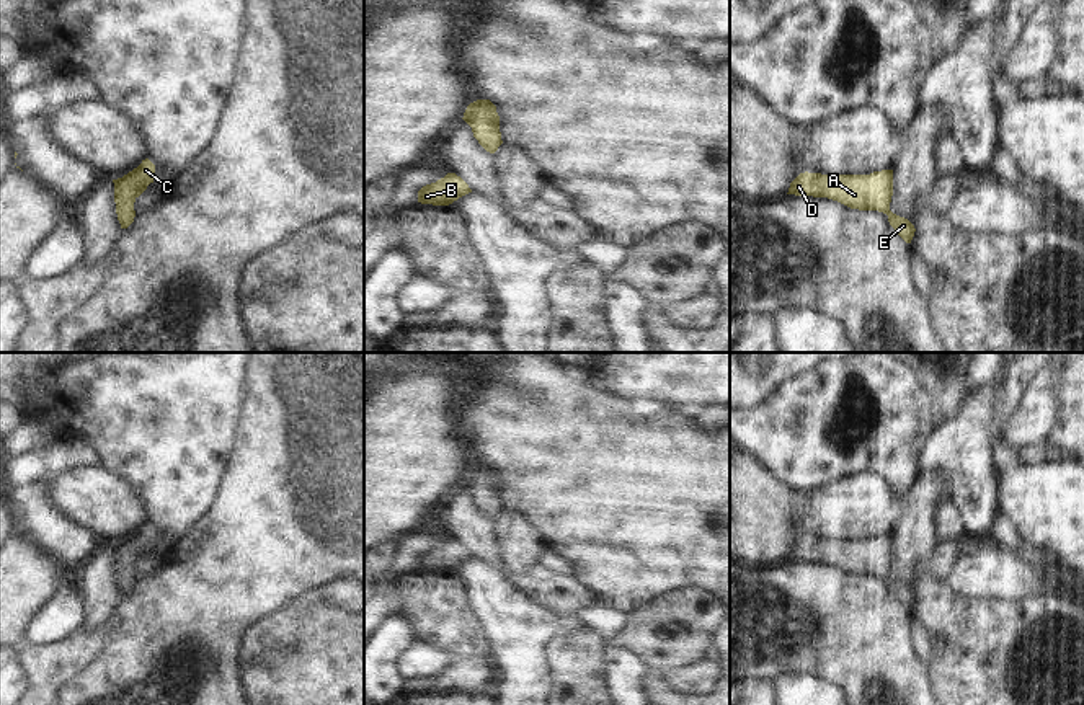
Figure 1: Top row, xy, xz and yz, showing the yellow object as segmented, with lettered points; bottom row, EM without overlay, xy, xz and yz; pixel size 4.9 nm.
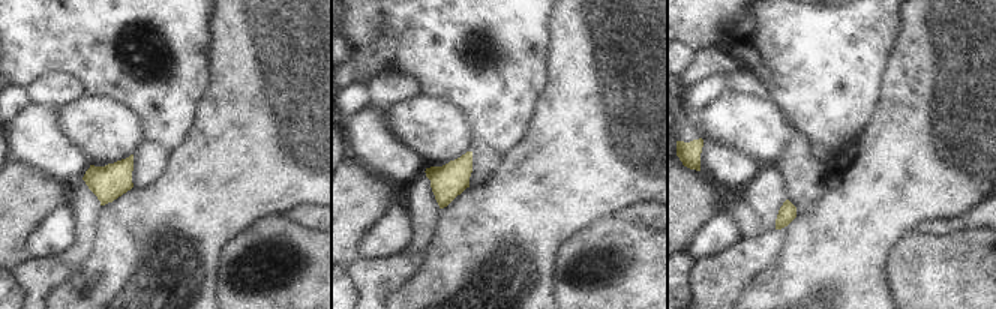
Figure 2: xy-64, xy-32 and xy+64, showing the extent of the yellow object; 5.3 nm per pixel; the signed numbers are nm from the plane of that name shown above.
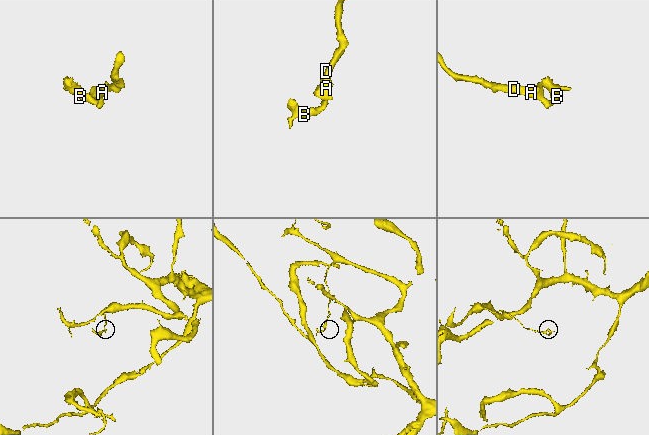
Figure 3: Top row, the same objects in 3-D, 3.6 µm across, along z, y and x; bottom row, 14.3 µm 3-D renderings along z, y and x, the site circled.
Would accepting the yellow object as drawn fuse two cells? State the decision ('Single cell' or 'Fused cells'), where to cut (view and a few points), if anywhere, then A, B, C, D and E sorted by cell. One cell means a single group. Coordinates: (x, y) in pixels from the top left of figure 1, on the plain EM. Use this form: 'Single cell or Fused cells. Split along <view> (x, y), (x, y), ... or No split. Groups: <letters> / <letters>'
Single cell. No split. Groups: A B C D E.

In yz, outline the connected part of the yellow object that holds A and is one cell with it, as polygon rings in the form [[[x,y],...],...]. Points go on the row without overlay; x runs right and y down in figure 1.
[[[893,535],[873,537],[870,540],[821,540],[800,539],[787,560],[828,563],[851,574],[878,576],[888,581],[890,591],[898,601],[911,609],[914,591],[890,576],[893,561]]]

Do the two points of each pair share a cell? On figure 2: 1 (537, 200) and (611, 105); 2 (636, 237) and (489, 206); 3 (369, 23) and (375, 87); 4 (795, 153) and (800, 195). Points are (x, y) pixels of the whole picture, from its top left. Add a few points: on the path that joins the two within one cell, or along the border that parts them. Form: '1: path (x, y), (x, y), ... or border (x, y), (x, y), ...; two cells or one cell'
1: path (561, 176), (608, 129); one cell
2: border (618, 213), (590, 222), (558, 248); two cells
3: border (410, 77), (401, 72), (381, 72), (366, 83); two cells
4: path (798, 164), (800, 185); one cell

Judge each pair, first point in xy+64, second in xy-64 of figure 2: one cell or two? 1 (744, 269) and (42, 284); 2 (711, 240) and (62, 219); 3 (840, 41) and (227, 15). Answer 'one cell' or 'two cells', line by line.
1: one cell
2: one cell
3: two cells

